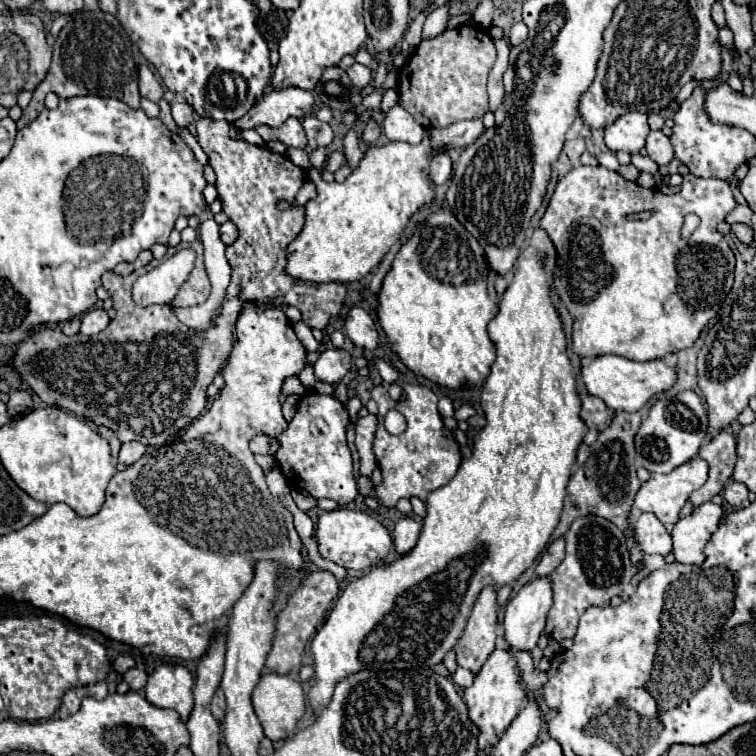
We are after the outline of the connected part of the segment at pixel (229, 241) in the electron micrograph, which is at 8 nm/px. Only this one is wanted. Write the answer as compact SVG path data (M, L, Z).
M227 221L227 223L221 225L221 241L225 245L233 245L235 239L237 239L237 235L239 235L239 231L237 231L237 227L231 221Z

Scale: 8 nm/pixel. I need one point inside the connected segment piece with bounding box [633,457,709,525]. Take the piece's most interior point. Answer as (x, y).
(664, 495)

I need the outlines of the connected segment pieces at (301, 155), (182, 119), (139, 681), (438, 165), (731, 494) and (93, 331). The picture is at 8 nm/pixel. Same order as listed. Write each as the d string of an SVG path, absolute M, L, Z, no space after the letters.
M289 149L287 157L297 165L297 167L309 167L309 155L303 149Z
M175 101L171 103L171 113L173 113L173 119L179 127L187 127L195 121L195 115L193 115L193 107L185 101Z
M129 669L123 675L123 679L127 681L127 685L129 685L131 691L141 691L145 687L145 683L147 683L147 673L141 671L141 669Z
M447 153L435 155L433 161L429 163L427 175L429 175L429 179L431 179L435 185L445 183L445 181L451 177L451 157L449 157Z
M729 481L723 489L723 499L731 505L731 507L741 507L741 503L747 499L749 491L747 487L743 487L743 483L737 483L737 481Z
M91 309L81 317L81 333L83 335L97 335L109 325L109 315L105 309Z

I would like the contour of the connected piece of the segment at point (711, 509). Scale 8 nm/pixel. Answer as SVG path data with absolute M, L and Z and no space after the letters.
M703 503L691 511L691 515L679 519L671 531L673 555L679 563L699 565L703 563L703 547L717 531L723 517L723 507L715 503Z

